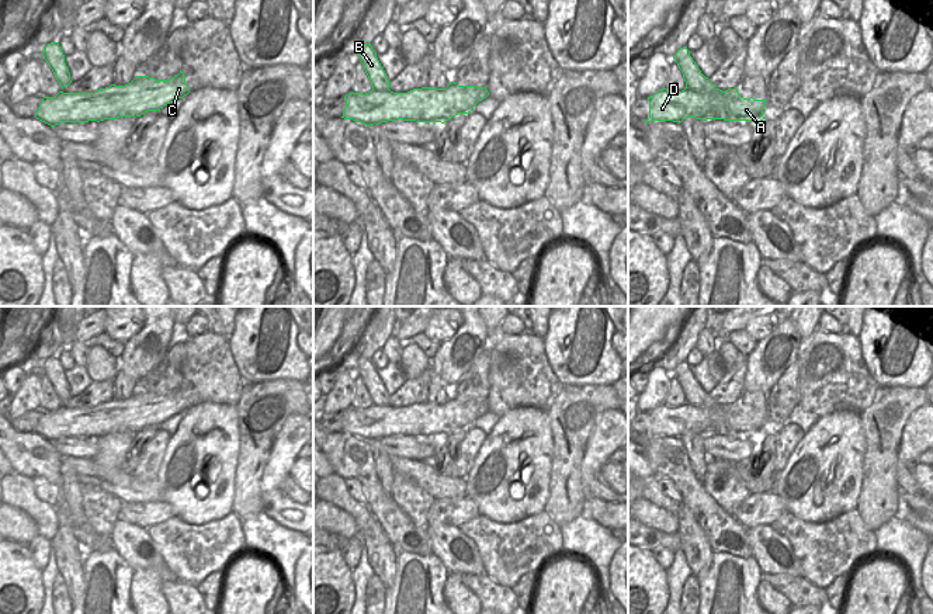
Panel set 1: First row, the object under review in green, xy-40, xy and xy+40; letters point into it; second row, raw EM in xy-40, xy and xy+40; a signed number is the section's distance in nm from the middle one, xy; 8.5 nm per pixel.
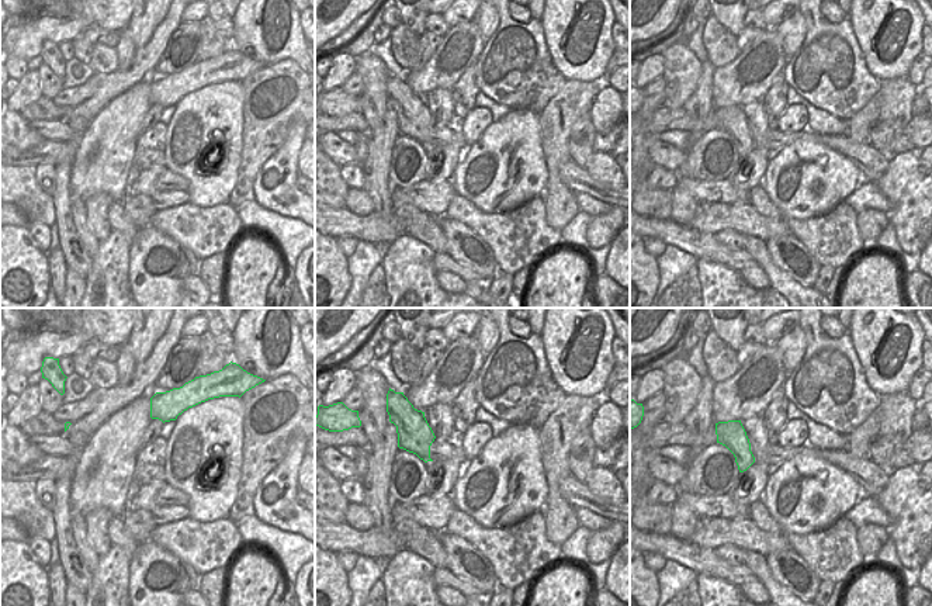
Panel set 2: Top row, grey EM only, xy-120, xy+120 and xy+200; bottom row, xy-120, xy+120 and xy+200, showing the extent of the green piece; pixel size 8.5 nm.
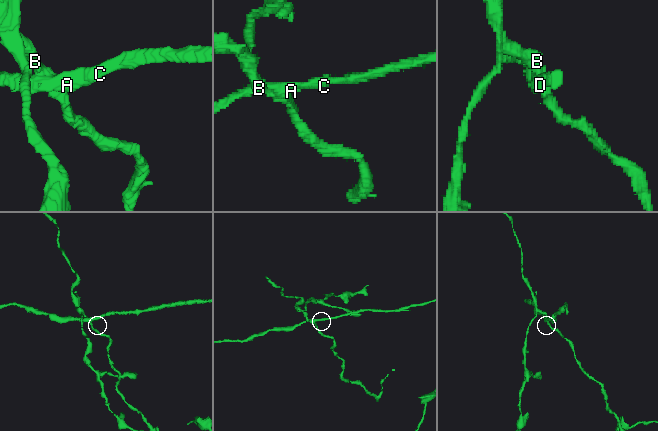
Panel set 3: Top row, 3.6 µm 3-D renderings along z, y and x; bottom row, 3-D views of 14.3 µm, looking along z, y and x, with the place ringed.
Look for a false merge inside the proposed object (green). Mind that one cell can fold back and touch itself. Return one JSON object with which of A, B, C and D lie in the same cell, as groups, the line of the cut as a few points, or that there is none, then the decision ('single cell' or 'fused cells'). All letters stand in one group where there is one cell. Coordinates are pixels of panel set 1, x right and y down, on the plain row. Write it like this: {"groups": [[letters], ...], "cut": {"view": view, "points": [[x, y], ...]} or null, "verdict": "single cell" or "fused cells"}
{"groups": [["A", "C", "D"], ["B"]], "cut": {"view": "xy", "points": [[422, 412], [382, 412], [368, 425], [367, 430]]}, "verdict": "fused cells"}

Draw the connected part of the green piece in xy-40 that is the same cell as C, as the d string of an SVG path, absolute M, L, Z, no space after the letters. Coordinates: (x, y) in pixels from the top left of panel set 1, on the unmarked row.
M180 388L169 395L156 395L149 391L136 391L125 400L111 399L94 407L63 407L59 406L55 412L44 412L35 433L51 440L59 440L60 436L53 430L53 423L58 417L65 417L74 412L105 412L103 419L104 434L117 434L119 431L141 431L148 426L159 426L164 420L187 410L188 400L185 391Z

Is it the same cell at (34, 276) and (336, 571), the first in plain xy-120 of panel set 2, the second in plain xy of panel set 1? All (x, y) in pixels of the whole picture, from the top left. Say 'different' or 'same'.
same

